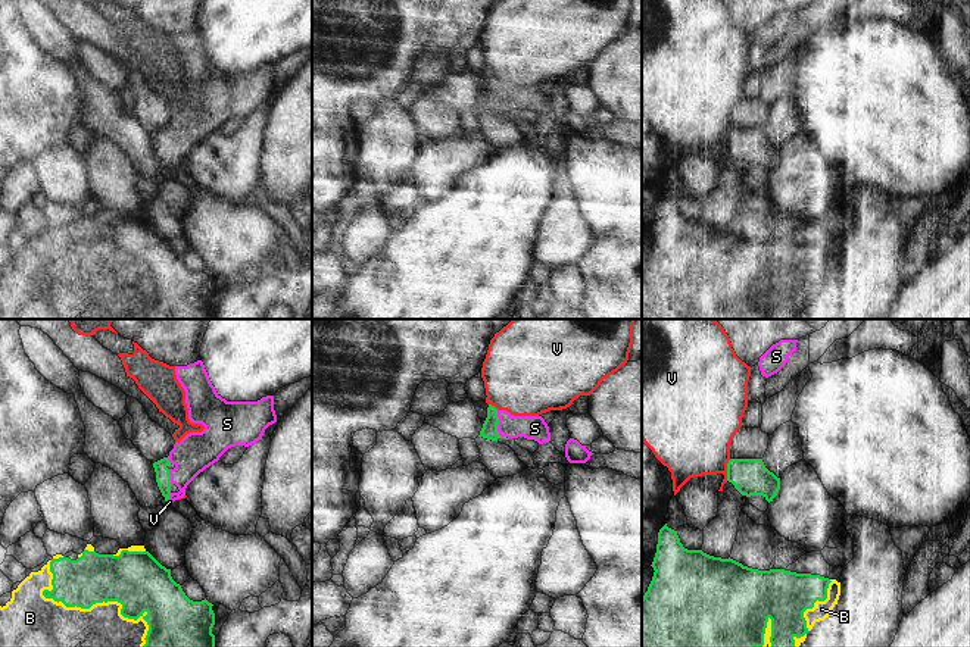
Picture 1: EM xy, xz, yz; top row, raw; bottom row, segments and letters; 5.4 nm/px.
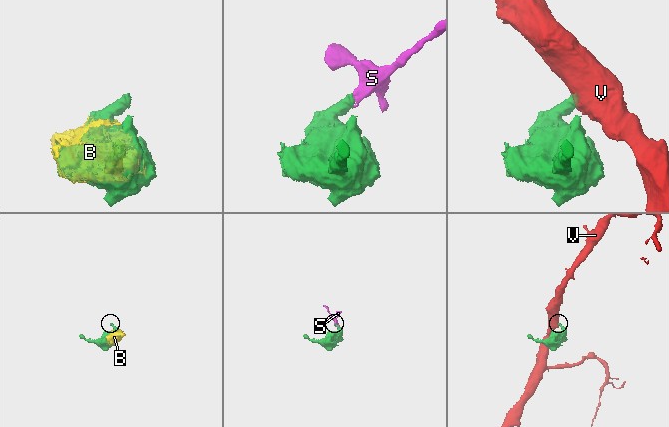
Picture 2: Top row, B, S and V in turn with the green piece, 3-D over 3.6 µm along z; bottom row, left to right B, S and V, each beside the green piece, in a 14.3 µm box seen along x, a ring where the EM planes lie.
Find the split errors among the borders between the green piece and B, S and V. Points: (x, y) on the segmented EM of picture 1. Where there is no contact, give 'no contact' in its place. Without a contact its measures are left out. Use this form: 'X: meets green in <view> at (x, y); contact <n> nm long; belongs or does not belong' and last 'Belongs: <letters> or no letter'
B: meets green in xy at (90, 606); contact 700 nm long; belongs
S: meets green in xz at (498, 422); contact 150 nm long; belongs
V: meets green in yz at (727, 469); contact 120 nm long; does not belong
Belongs: B, S

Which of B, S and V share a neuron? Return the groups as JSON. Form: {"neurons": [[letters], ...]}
{"neurons": [["B", "S"], ["V"]]}

